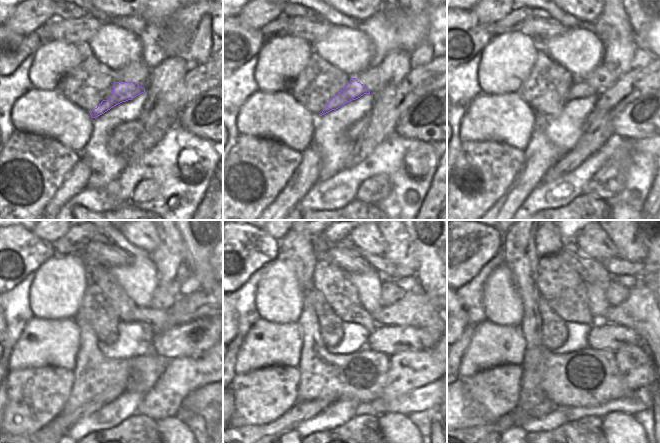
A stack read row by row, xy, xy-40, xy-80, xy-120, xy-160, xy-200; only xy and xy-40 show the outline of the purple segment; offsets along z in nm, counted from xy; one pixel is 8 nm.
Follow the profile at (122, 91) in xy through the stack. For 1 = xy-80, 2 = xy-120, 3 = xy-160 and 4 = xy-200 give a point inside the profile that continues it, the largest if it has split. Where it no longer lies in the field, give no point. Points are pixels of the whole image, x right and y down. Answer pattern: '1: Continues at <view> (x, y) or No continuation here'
1: Continues at xy-80 (578, 89)
2: Continues at xy-120 (157, 319)
3: Continues at xy-160 (414, 309)
4: Continues at xy-200 (642, 312)

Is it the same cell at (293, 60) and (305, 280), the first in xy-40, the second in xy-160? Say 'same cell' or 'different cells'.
different cells

